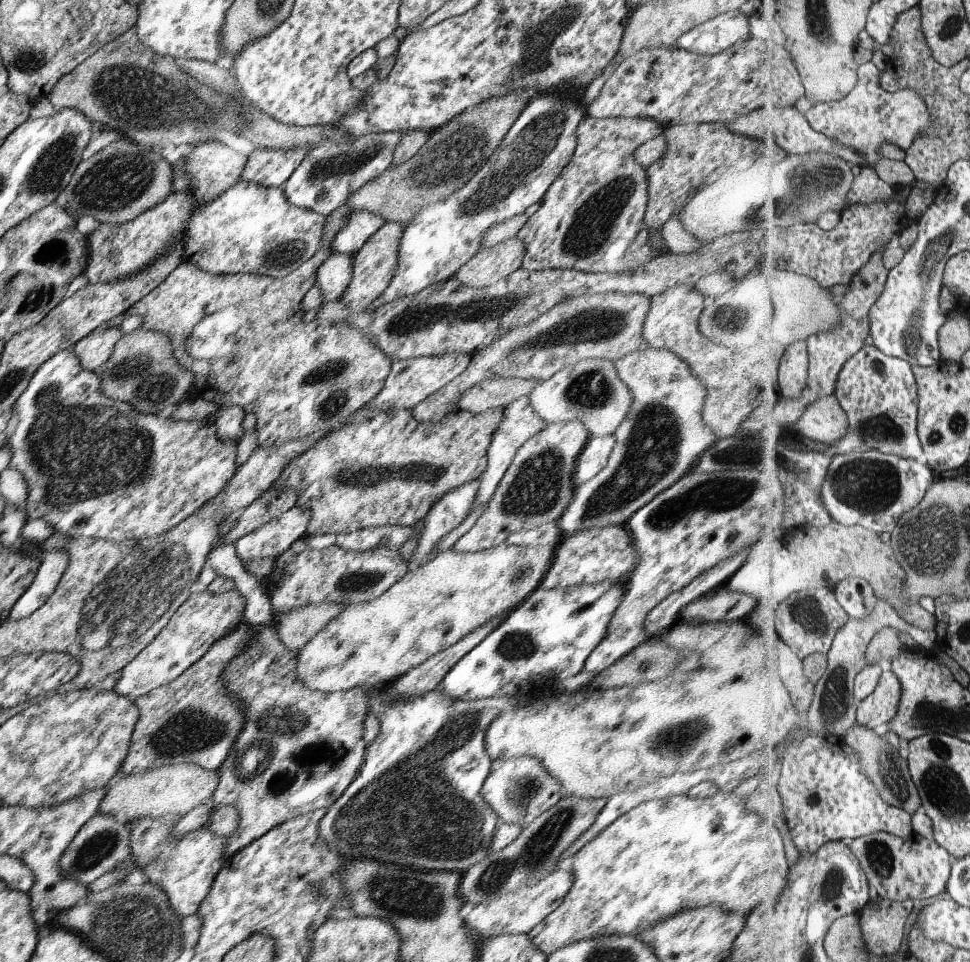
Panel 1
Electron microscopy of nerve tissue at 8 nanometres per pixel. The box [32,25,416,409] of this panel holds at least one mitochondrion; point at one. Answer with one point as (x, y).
(136, 98)

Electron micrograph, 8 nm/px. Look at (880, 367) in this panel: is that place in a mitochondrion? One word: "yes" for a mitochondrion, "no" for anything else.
yes

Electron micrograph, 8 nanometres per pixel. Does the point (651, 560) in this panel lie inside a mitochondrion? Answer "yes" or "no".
no

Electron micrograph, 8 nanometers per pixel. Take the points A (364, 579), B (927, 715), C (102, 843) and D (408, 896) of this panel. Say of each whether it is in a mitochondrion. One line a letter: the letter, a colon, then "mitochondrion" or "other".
A: mitochondrion
B: mitochondrion
C: mitochondrion
D: mitochondrion

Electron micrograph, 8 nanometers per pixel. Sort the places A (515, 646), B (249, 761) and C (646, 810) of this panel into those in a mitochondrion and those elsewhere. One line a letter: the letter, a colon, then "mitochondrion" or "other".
A: mitochondrion
B: mitochondrion
C: other

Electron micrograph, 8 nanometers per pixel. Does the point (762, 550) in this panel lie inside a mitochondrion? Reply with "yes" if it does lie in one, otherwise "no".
no

